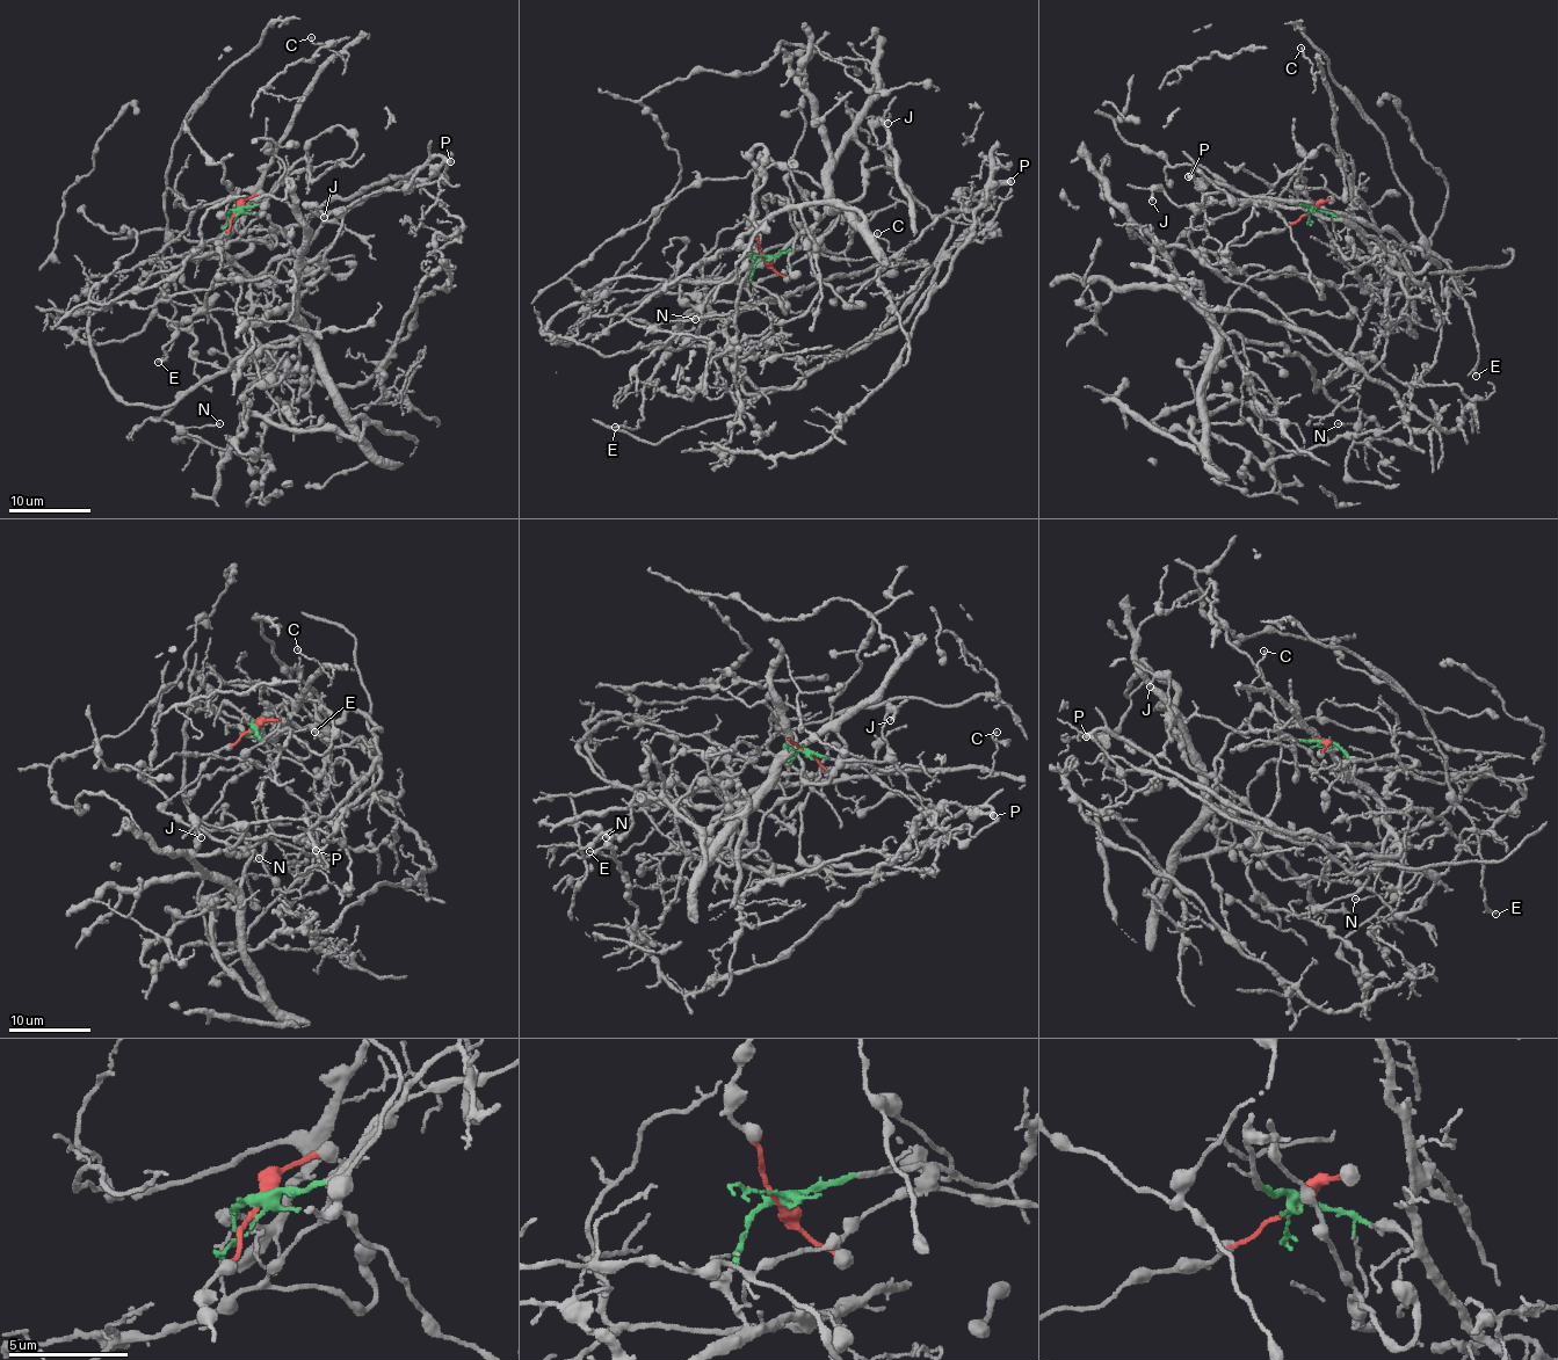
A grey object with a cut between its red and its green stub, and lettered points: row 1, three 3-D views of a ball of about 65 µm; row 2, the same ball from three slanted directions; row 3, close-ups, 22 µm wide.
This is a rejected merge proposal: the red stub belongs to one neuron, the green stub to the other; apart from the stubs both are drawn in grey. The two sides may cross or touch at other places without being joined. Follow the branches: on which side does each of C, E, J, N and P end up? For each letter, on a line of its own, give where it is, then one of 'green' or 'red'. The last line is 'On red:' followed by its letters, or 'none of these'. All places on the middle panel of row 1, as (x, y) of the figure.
C: at (877, 233); green
E: at (615, 427); red
J: at (888, 123); red
N: at (695, 319); red
P: at (1011, 181); green
On red: E, J, N

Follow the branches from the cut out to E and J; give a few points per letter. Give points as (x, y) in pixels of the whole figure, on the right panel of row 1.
E: (1313, 209), (1201, 259), (1326, 355), (1370, 358), (1413, 383), (1451, 278), (1477, 376)
J: (1313, 209), (1245, 244), (1200, 254), (1224, 281), (1193, 247), (1187, 205), (1154, 190), (1151, 202)

